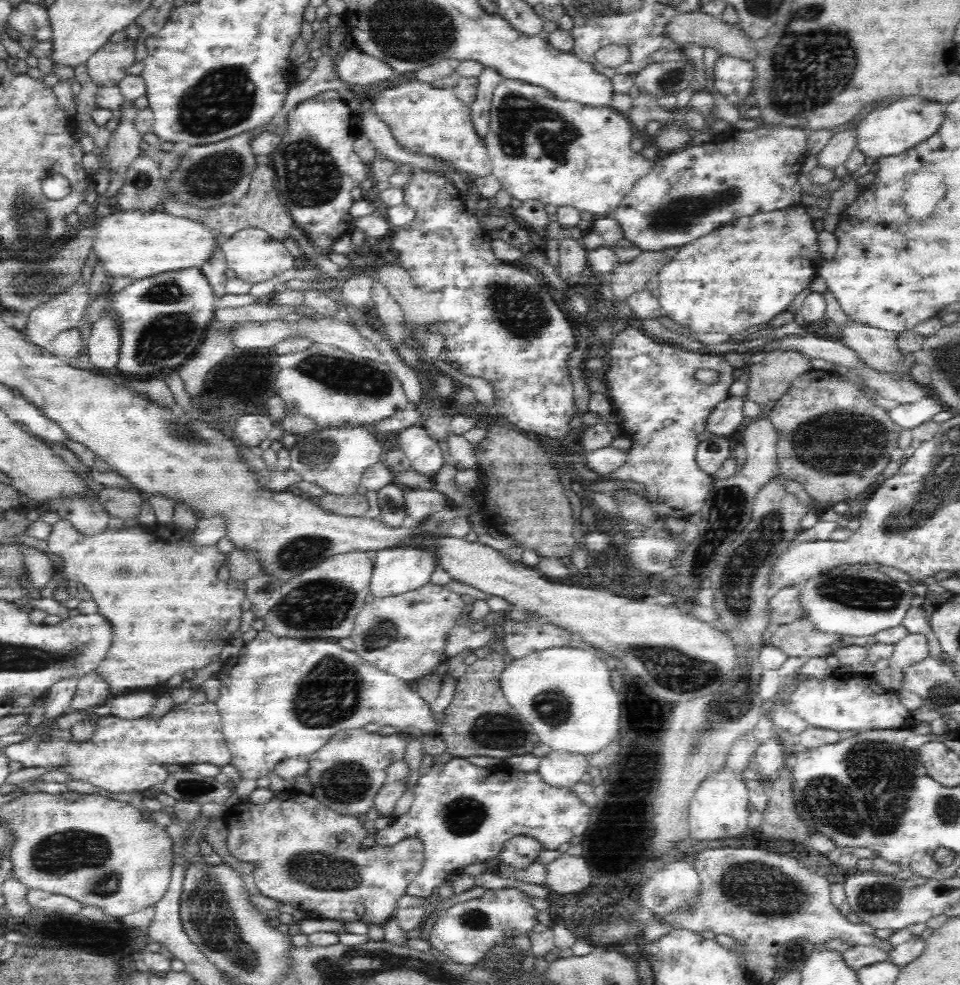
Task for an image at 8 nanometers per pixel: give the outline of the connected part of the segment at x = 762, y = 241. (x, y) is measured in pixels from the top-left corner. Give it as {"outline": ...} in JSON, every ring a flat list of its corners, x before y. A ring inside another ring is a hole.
{"outline":[[802,204,794,205,783,209,782,211,762,212,757,215,742,217,734,220,730,225,710,232,707,236,702,236,689,244,680,247,677,254,660,270,657,275,660,281,659,288,655,292,663,314,673,320,676,324,682,326,684,332,689,334,729,334,736,336,742,334,744,330,750,330,752,326,768,326,770,320,774,320,778,314,785,312,796,296,804,289,808,288,814,279,818,278,818,270,822,266,823,258,818,246,818,233,814,228,814,218,809,215]]}

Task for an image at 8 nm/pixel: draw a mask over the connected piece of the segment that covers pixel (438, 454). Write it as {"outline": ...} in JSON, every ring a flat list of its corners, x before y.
{"outline":[[416,424,405,428,399,434,401,451,410,461,411,469,422,476,436,476,444,464,440,445,426,434,422,426]]}

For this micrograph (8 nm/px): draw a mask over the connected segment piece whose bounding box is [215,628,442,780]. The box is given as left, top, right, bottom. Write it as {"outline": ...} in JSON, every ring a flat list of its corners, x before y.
{"outline":[[264,628,258,632,258,636,250,641,248,646,244,646,240,650,240,660,236,662,228,670,228,674,225,678,221,678,221,684,219,687,218,700,215,705,218,706,221,716,221,728,222,733,227,743,230,746,229,750,231,753,231,766,234,766,239,774,242,774,243,779,258,780,267,775,270,772,275,772,276,764,282,762,284,758,290,758,290,756,312,756,314,752,318,752,320,748,326,745,326,742,330,740,334,734,338,734,340,731,350,731,358,728,363,728,367,724,374,723,378,727,392,726,396,728,399,733,408,734,411,732,419,732,426,736,438,735,439,725,441,723,441,717,433,714,430,710,430,706,424,703,424,700,420,698,420,695,412,691,410,687,397,676,388,674,382,669,371,665,366,660,360,658,354,651,348,651,340,647,338,642,332,642,332,640,320,640,320,642,302,642,302,640,290,640,290,638,284,638,281,636,274,636,270,632,266,632]]}

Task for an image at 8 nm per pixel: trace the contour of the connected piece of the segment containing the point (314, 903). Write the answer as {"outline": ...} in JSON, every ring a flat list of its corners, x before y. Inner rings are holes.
{"outline":[[298,793,287,798,274,795,262,804,242,803,232,818,224,817,228,836,226,846,232,857,238,861,253,865,253,878,258,892,266,898,291,904,300,911,308,910,320,918,352,922,364,921,366,924,383,926,395,914,397,901,406,894,408,883,421,871,424,864,422,841,418,839,402,840,392,847,372,846,364,848,362,842,367,837,365,829,356,816,338,814,330,808,324,808,314,797],[364,906,361,918,356,908]]}

